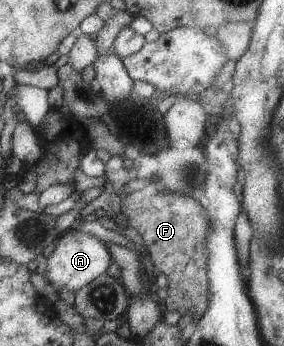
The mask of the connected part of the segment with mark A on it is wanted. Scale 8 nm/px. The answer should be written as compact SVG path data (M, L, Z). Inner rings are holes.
M75 227L62 233L54 245L55 249L46 259L47 266L43 277L53 285L58 293L61 292L61 289L79 292L81 288L85 288L95 278L107 273L111 262L114 260L103 241L91 236L91 234L77 232Z

